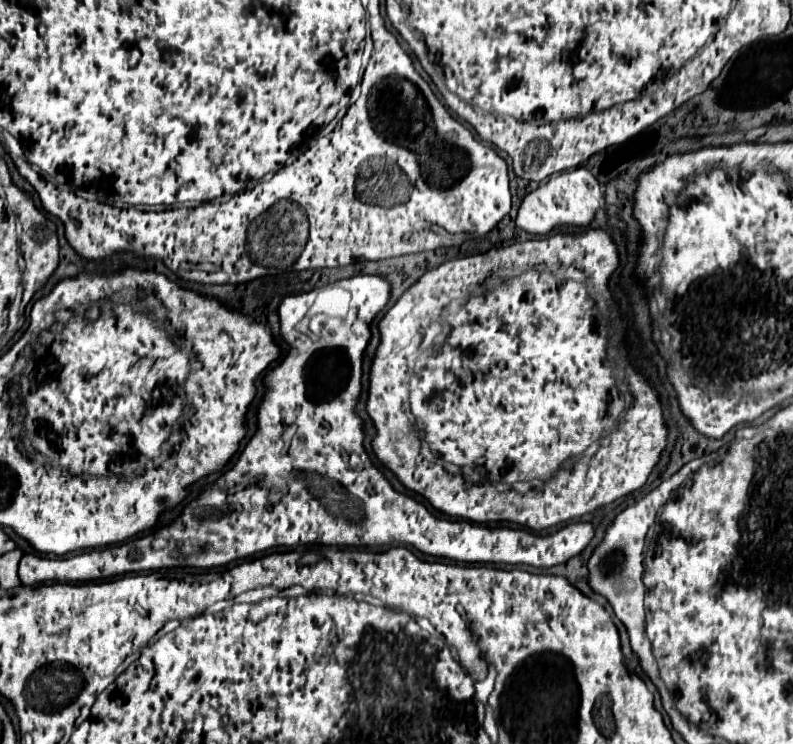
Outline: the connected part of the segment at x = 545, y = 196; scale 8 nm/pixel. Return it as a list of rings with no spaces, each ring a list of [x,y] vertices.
[[[576,167],[564,173],[552,175],[544,185],[528,193],[518,209],[516,225],[534,235],[546,235],[552,229],[562,225],[582,227],[594,219],[596,211],[600,209],[600,201],[602,201],[602,187],[598,179],[588,169]]]

